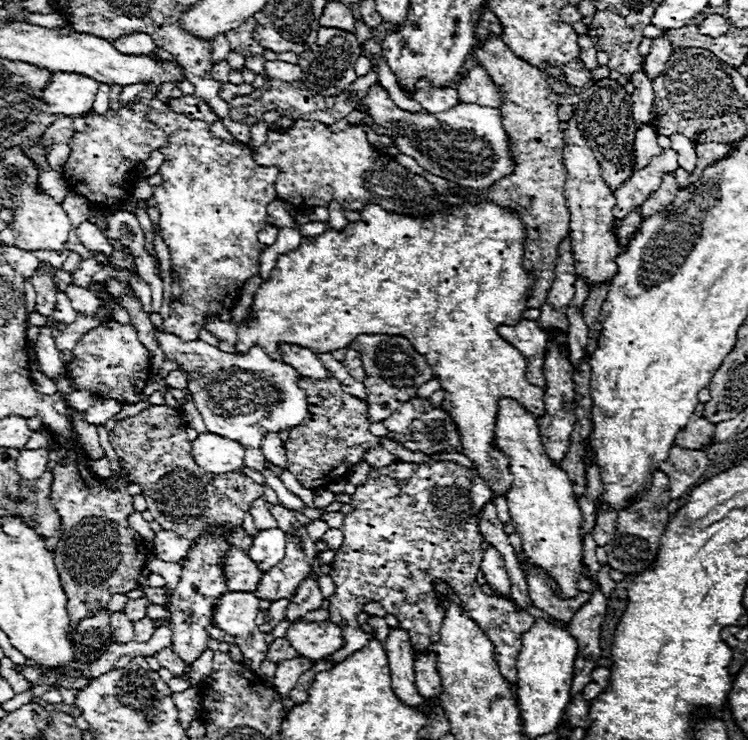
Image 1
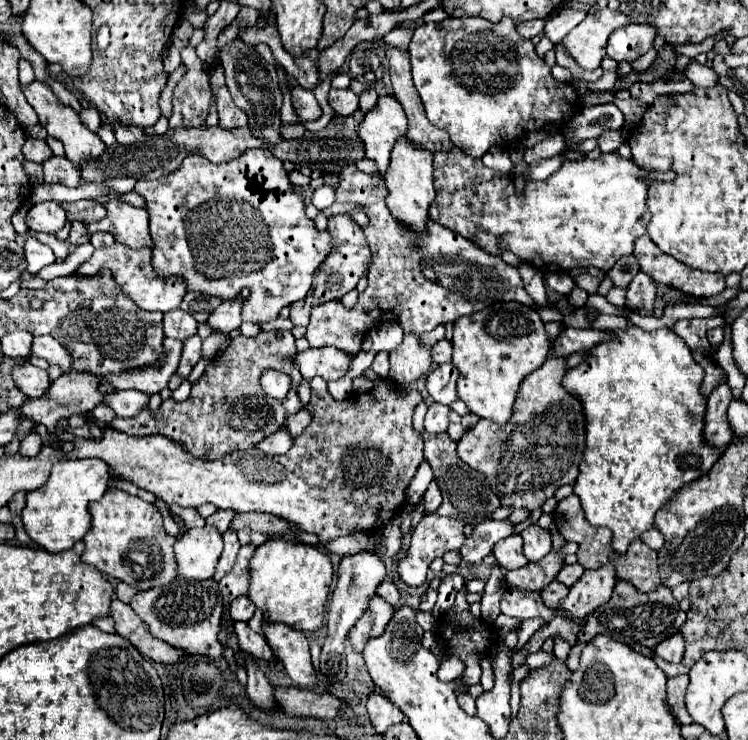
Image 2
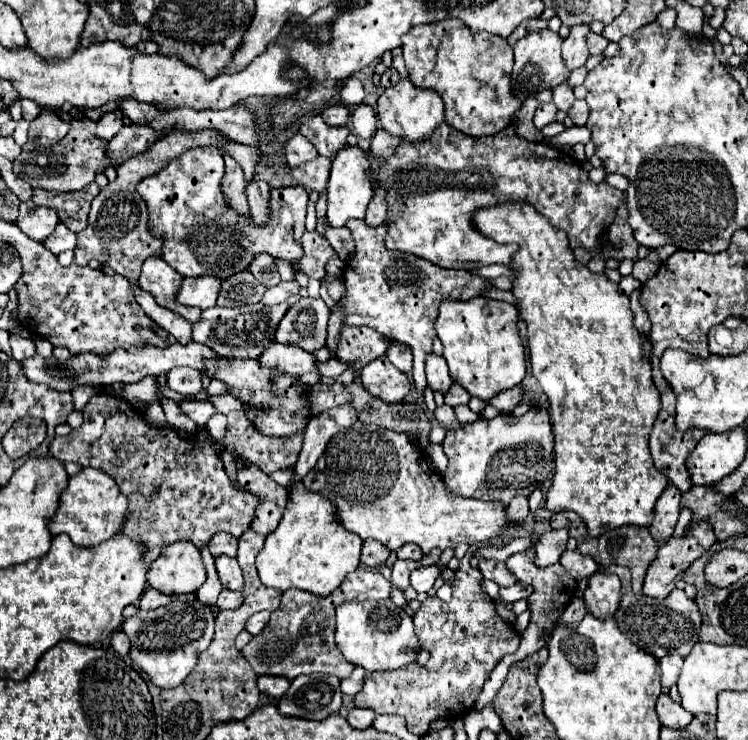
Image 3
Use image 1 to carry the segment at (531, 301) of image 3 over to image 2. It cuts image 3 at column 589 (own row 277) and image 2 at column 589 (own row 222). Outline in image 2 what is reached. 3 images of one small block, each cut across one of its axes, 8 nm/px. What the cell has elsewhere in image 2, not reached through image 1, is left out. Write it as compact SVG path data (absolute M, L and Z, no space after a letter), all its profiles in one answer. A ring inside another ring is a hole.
M634 324L612 334L612 340L590 348L584 362L564 374L562 384L566 392L582 400L586 416L586 448L578 480L574 482L574 494L582 502L586 520L592 526L610 528L614 534L612 548L624 554L632 540L654 528L654 514L680 486L704 476L712 468L718 452L704 444L702 438L706 398L700 394L700 384L704 372L694 362L686 342L670 328L646 332Z

